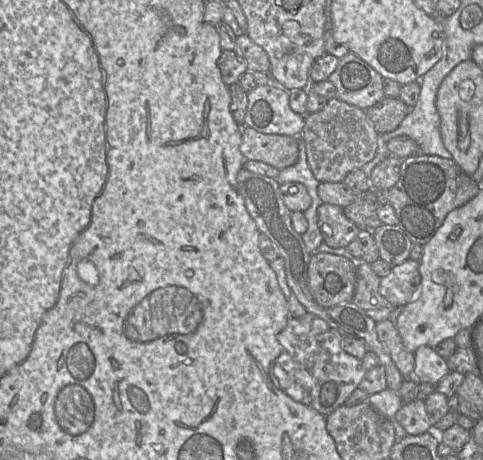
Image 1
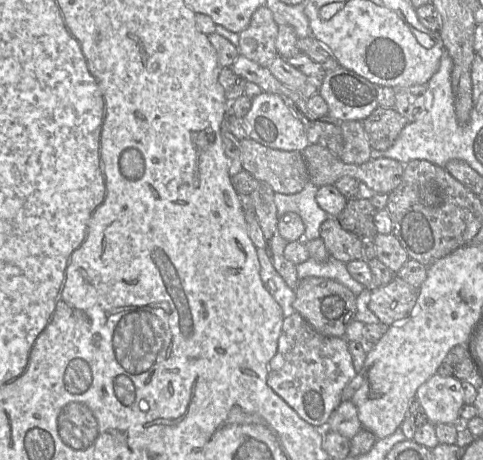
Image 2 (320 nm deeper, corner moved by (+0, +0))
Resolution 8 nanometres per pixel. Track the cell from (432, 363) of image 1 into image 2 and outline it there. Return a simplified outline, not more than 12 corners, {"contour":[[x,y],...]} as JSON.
{"contour":[[434,374],[416,397],[429,422],[460,424],[461,381]]}

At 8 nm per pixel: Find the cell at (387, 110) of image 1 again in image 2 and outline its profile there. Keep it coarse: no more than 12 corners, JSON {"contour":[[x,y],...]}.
{"contour":[[378,106],[362,123],[370,147],[385,151],[408,122]]}

